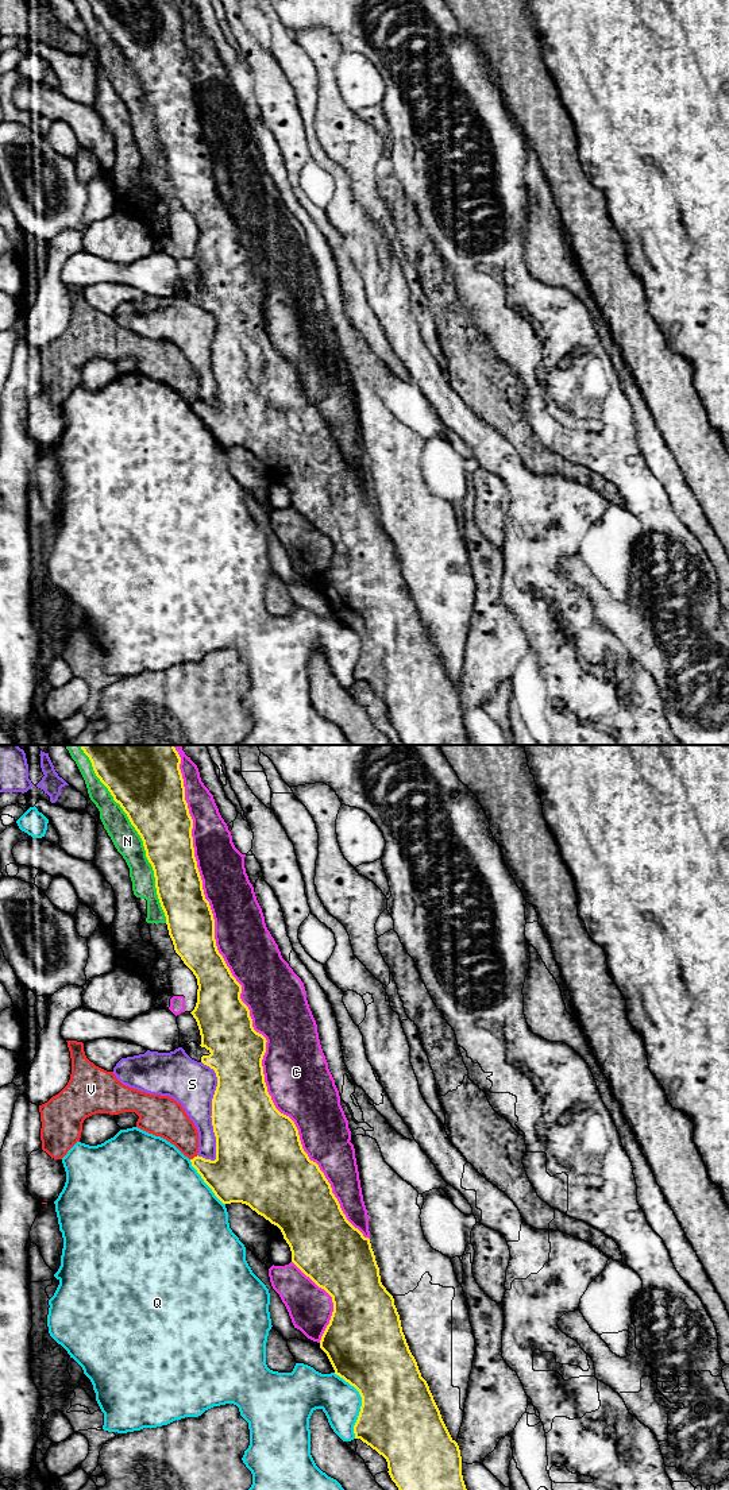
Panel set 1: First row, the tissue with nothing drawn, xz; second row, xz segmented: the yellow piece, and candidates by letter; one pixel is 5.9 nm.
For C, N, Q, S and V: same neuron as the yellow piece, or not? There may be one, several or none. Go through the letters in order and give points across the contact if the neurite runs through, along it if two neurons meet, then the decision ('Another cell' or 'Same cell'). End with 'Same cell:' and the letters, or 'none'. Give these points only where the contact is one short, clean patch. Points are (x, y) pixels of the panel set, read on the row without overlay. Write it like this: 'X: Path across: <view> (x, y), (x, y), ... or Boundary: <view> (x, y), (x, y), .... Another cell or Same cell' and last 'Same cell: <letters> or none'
C: Another cell
N: Another cell
Q: Another cell
S: Another cell
V: Boundary: xz (197, 400), (191, 404). Another cell
Same cell: none

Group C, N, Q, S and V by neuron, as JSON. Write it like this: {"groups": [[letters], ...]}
{"groups": [["C", "N"], ["Q"], ["S"], ["V"]]}

